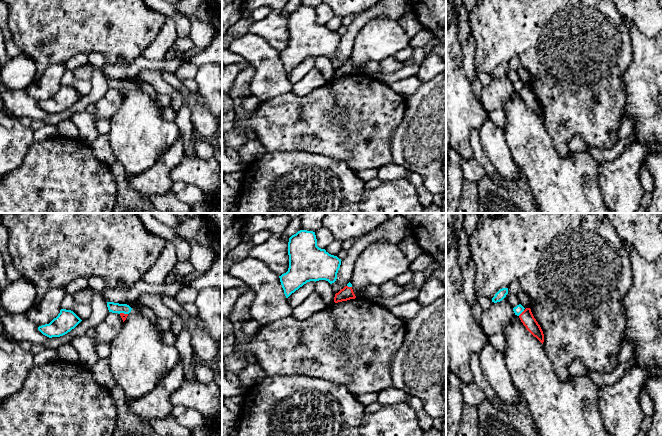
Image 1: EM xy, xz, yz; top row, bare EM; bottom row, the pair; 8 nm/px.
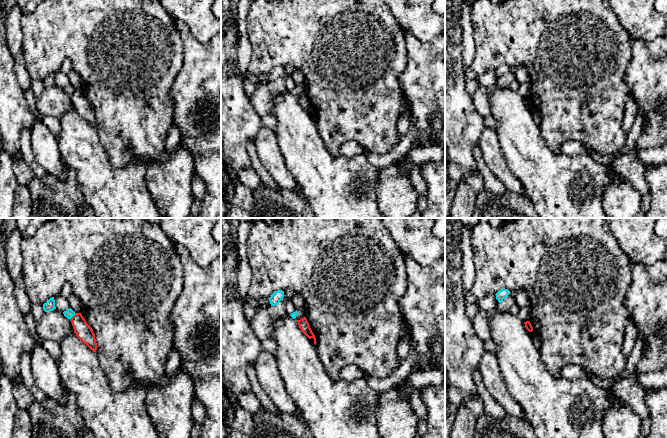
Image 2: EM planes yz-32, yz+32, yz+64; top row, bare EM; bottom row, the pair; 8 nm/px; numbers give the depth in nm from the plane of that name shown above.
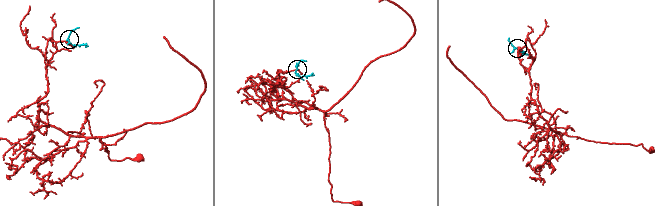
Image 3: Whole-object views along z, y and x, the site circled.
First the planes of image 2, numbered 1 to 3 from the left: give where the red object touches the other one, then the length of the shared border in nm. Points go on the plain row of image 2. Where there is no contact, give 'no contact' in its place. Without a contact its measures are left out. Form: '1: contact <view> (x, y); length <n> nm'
1: contact yz-32 (73, 91); length 80 nm
2: no contact
3: no contact

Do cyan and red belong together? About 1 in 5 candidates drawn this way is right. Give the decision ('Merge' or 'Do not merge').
Do not merge

